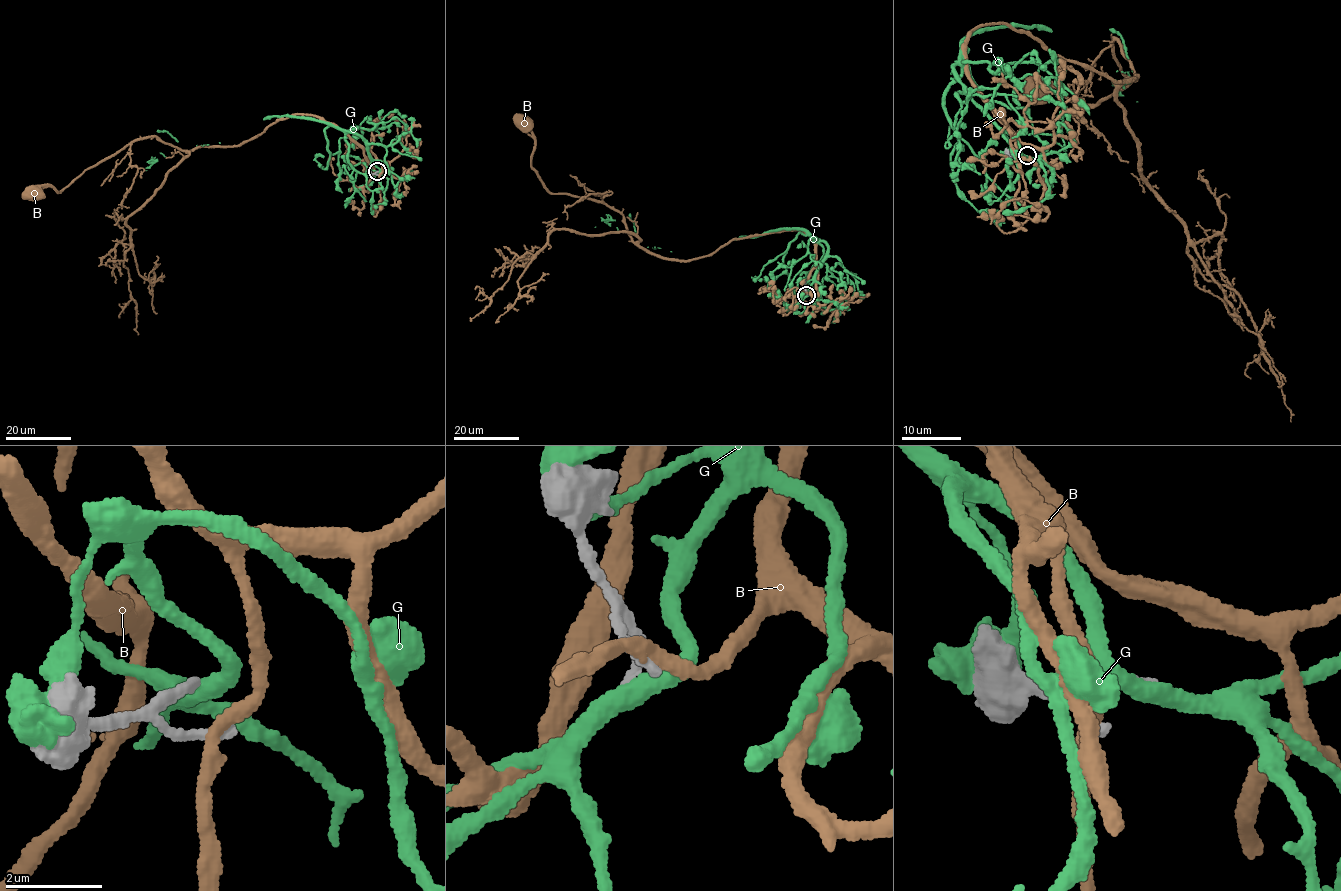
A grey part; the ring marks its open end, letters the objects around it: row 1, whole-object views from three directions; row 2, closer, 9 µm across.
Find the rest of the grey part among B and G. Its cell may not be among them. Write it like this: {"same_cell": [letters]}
{"same_cell": []}

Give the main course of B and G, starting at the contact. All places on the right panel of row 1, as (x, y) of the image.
B: (1020, 161), (972, 82), (972, 30), (1139, 74), (1114, 38), (1123, 88), (1039, 90)
G: (1024, 155), (959, 78), (954, 65), (971, 35), (1041, 24), (1131, 70), (1126, 55), (1114, 80), (1137, 102)

